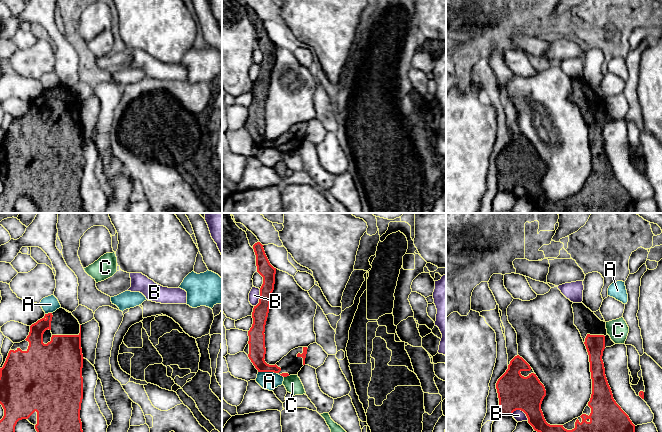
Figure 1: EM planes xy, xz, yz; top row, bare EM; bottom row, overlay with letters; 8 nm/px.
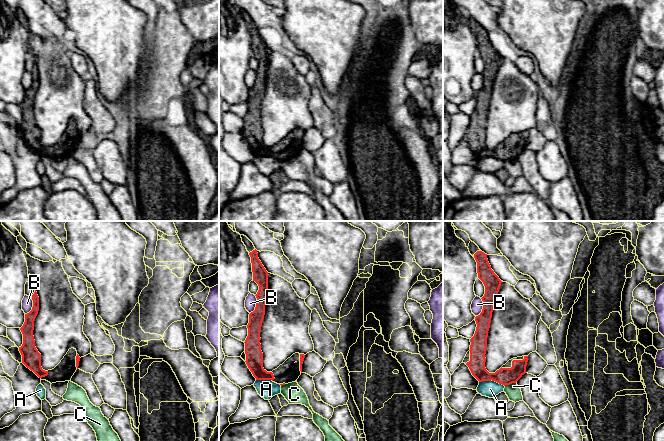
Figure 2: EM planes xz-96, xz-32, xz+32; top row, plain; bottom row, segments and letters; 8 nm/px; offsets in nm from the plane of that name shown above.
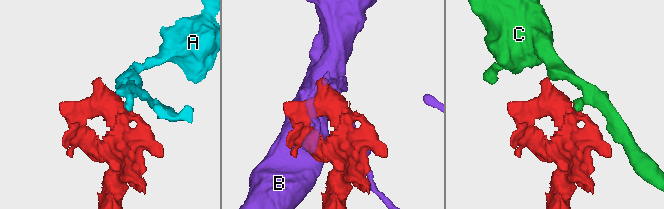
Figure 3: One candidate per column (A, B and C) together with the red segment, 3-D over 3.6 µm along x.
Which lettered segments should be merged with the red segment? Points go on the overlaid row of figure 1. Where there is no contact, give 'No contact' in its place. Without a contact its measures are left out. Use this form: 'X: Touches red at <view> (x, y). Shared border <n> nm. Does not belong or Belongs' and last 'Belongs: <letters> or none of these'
A: Touches red at xz (267, 371). Shared border 150 nm. Does not belong
B: Touches red at yz (521, 410). Shared border 150 nm. Does not belong
C: Touches red at xz (286, 376). Shared border 40 nm. Does not belong
Belongs: none of these

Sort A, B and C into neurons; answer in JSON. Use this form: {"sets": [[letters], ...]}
{"sets": [["A"], ["B"], ["C"]]}

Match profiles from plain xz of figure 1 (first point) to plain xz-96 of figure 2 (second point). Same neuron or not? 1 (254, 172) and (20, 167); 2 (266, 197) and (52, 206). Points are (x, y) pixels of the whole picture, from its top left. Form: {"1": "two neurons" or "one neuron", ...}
{"1": "one neuron", "2": "two neurons"}

